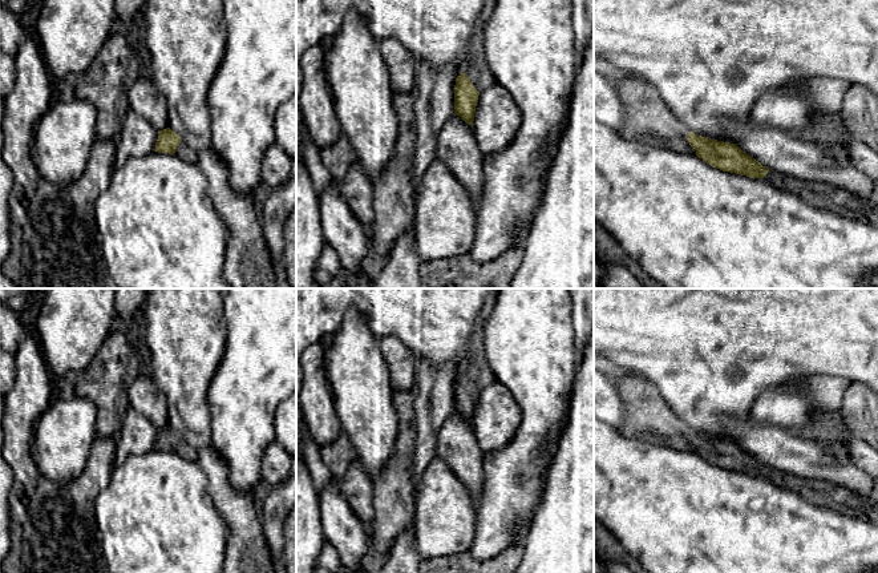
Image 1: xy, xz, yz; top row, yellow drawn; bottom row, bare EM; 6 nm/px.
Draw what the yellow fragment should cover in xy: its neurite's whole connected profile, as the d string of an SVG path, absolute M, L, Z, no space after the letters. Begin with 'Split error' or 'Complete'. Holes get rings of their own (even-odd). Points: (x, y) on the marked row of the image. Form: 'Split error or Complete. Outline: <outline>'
Split error. Outline: M170 128L158 132L154 152L175 154L189 164L197 164L197 153Z

